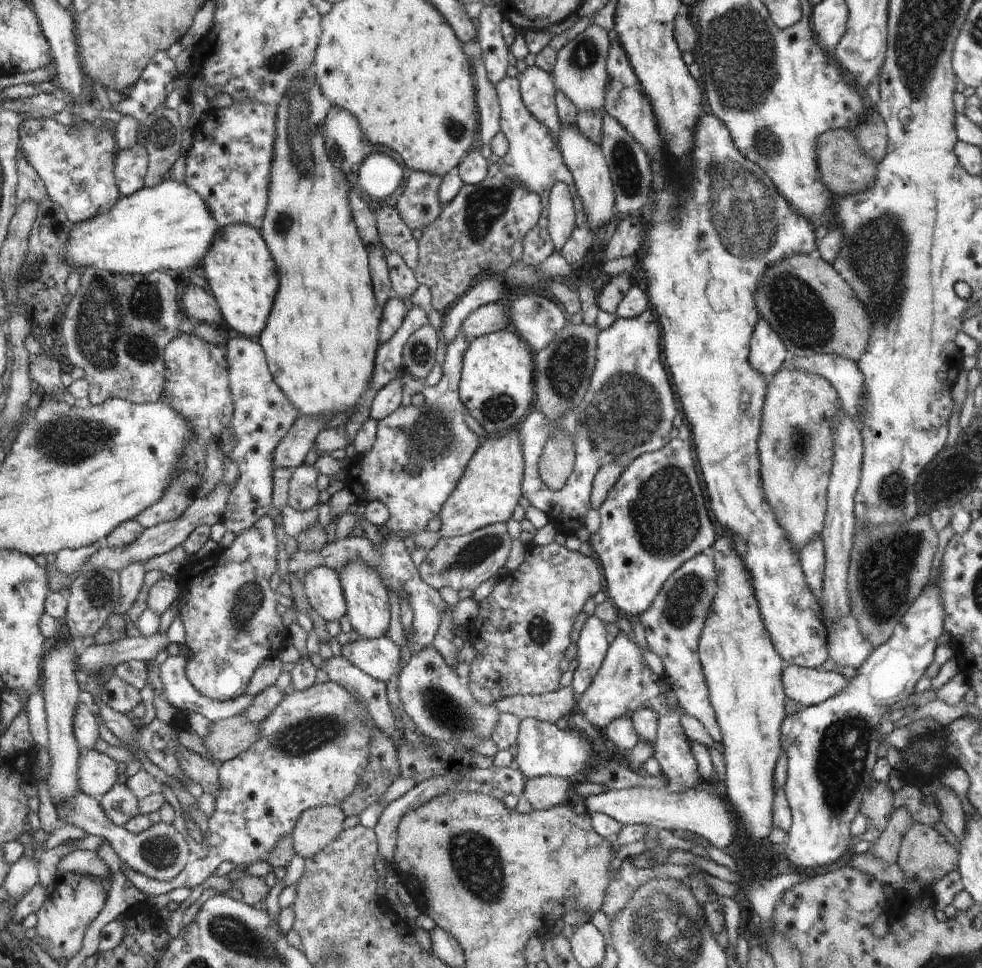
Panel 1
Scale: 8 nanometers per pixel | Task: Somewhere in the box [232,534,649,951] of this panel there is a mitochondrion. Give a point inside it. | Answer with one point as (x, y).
(475, 859)

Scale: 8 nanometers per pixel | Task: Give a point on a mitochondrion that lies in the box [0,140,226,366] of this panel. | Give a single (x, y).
(34, 270)

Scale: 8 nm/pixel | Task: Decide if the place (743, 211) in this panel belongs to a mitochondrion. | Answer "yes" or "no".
yes

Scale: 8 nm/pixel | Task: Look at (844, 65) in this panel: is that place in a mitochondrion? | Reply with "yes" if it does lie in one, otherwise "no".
no

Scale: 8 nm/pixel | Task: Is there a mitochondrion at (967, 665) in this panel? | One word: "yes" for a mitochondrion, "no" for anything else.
no

